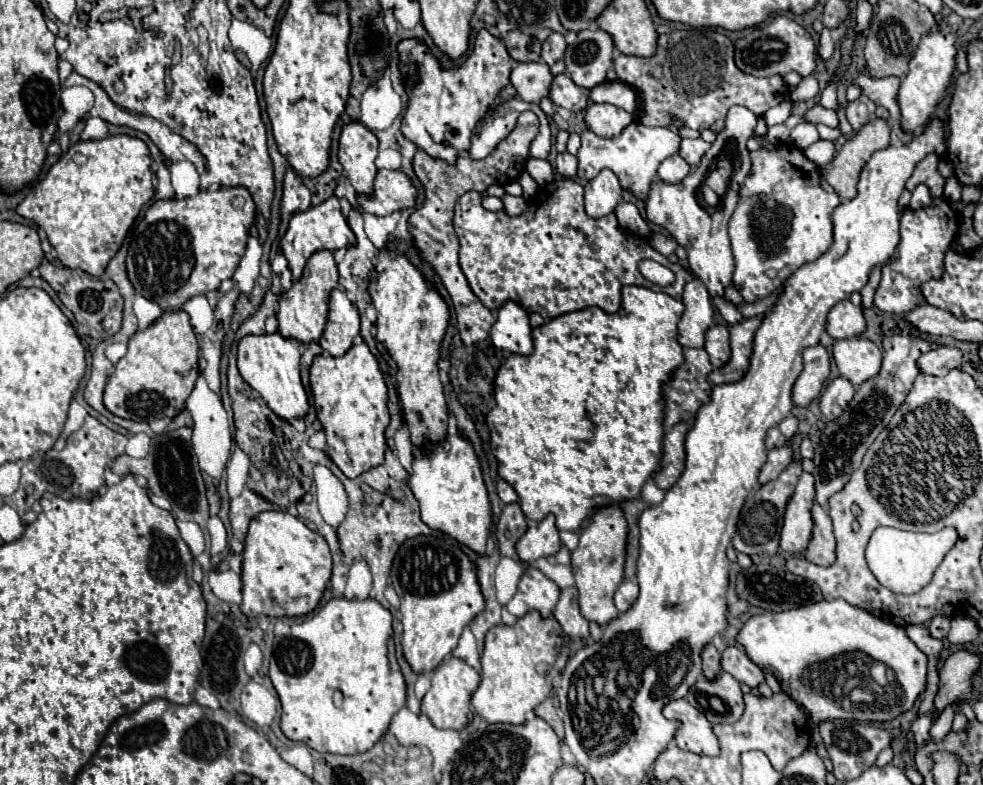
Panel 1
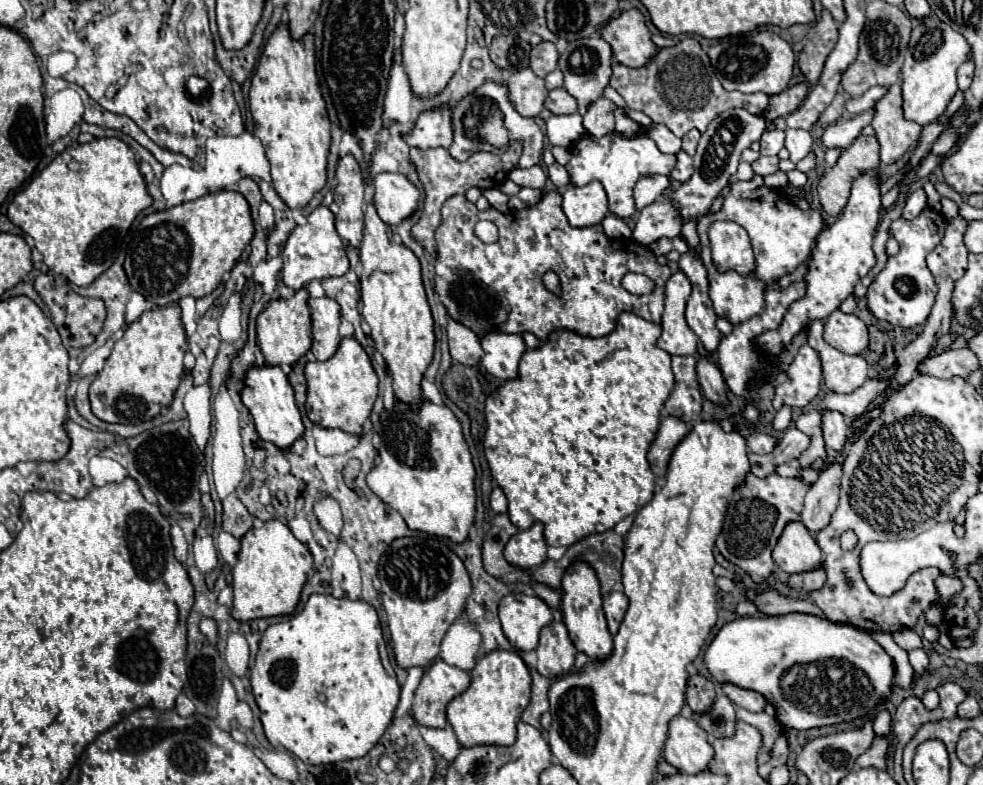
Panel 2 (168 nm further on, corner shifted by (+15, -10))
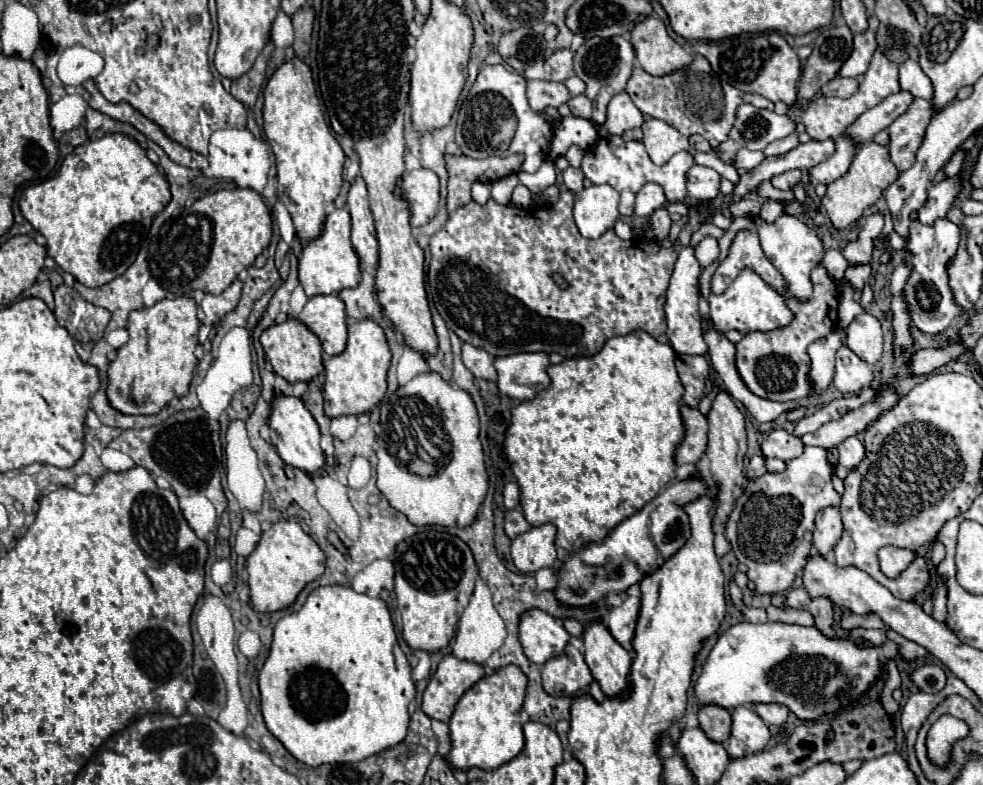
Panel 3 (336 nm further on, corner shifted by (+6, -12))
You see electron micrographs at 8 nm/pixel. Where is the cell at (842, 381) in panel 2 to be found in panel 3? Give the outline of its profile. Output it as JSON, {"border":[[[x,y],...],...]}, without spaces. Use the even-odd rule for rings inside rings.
{"border":[[[846,345],[836,353],[836,371],[834,371],[834,385],[844,395],[856,395],[862,387],[872,383],[874,375],[870,367]]]}

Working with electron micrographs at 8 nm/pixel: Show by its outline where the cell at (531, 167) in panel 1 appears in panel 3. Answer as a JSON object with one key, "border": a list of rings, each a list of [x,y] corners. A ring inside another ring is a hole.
{"border":[[[544,161],[536,173],[518,171],[518,179],[532,191],[532,195],[540,195],[546,187],[556,183],[556,167],[552,161]]]}

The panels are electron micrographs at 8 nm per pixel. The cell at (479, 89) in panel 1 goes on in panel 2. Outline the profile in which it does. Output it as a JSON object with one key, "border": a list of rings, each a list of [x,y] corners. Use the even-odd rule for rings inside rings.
{"border":[[[443,105],[439,109],[423,111],[409,135],[405,135],[405,143],[419,149],[435,149],[453,143],[453,121],[451,107]]]}

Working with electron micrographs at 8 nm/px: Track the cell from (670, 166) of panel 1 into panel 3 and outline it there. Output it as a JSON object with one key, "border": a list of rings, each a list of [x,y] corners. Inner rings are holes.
{"border":[[[648,183],[644,185],[638,195],[636,195],[636,205],[634,205],[634,215],[640,217],[650,217],[656,209],[666,205],[666,197],[662,187],[658,187],[656,183]]]}

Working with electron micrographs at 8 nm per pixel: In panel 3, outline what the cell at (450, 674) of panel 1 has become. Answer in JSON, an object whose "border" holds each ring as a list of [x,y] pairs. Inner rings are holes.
{"border":[[[454,655],[442,657],[436,673],[428,681],[422,697],[422,711],[430,719],[448,723],[458,699],[484,677],[484,667],[478,663],[462,661]]]}

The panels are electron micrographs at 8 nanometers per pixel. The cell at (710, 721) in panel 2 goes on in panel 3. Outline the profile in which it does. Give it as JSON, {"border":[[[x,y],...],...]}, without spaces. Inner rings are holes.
{"border":[[[746,705],[734,709],[732,713],[732,733],[724,743],[730,757],[754,755],[766,747],[770,741],[768,725]]]}

